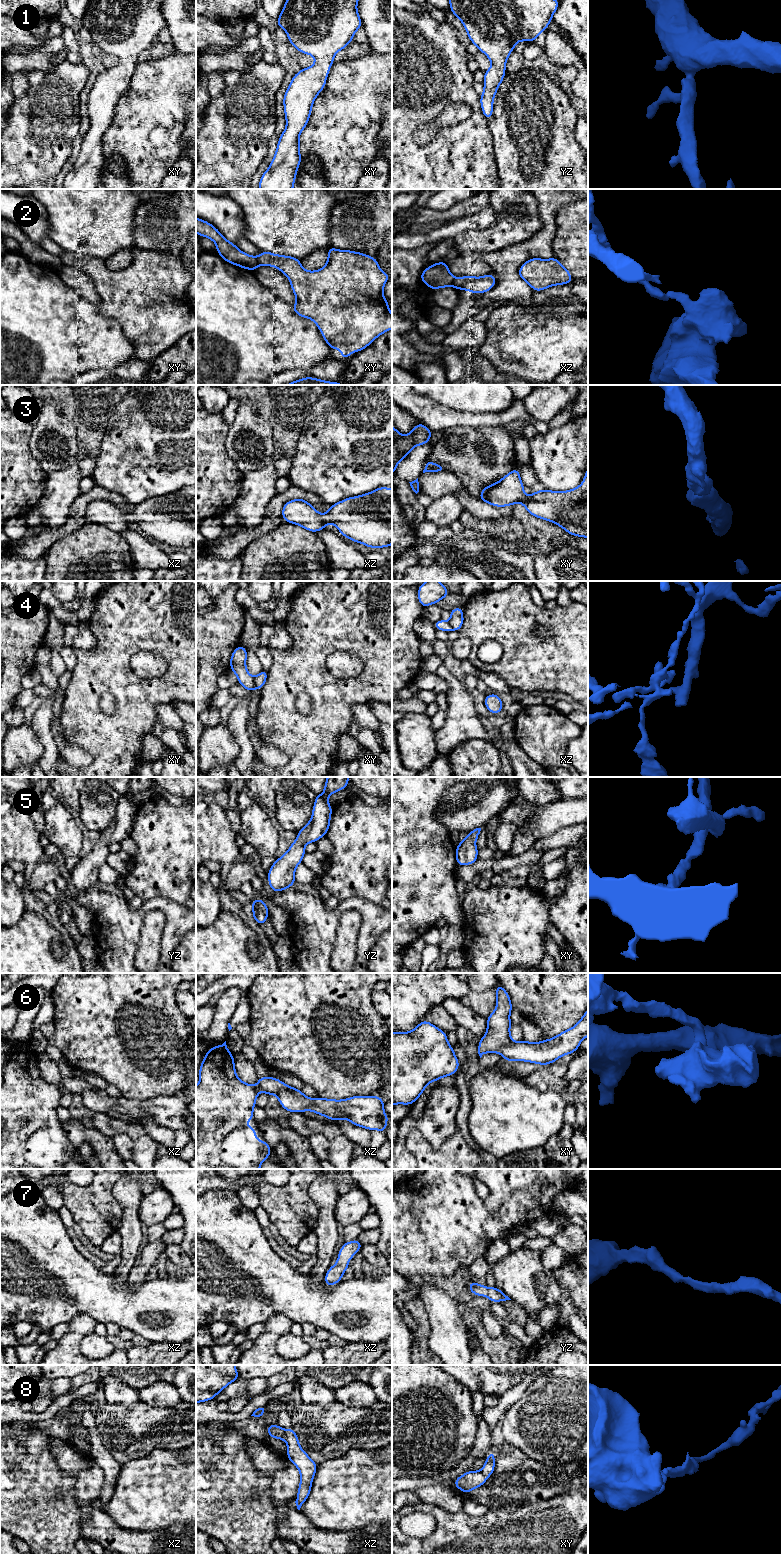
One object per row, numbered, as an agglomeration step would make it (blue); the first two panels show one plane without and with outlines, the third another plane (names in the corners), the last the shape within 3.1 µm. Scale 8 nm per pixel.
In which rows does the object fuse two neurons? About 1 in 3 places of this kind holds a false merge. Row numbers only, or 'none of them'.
2, 4, 8

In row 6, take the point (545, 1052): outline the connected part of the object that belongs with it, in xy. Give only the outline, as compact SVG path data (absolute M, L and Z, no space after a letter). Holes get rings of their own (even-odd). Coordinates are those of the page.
M498 983L497 988L494 990L497 997L497 1003L495 1010L490 1014L487 1019L487 1031L486 1034L480 1039L478 1044L478 1054L480 1058L484 1053L500 1053L503 1059L508 1062L512 1061L526 1061L530 1063L536 1063L539 1065L552 1064L557 1059L564 1055L572 1054L579 1047L581 1041L588 1036L588 1008L585 1011L583 1017L572 1028L561 1032L557 1036L542 1040L537 1043L531 1043L526 1040L514 1042L510 1035L510 1012L513 1006L510 1001L510 996L507 991Z

